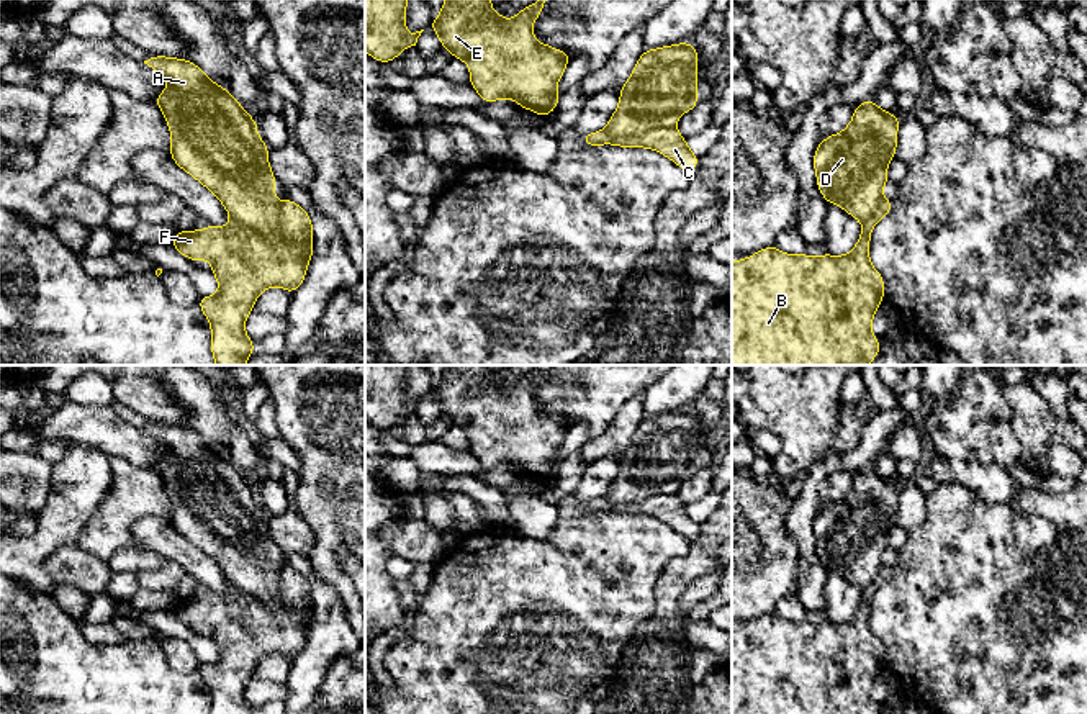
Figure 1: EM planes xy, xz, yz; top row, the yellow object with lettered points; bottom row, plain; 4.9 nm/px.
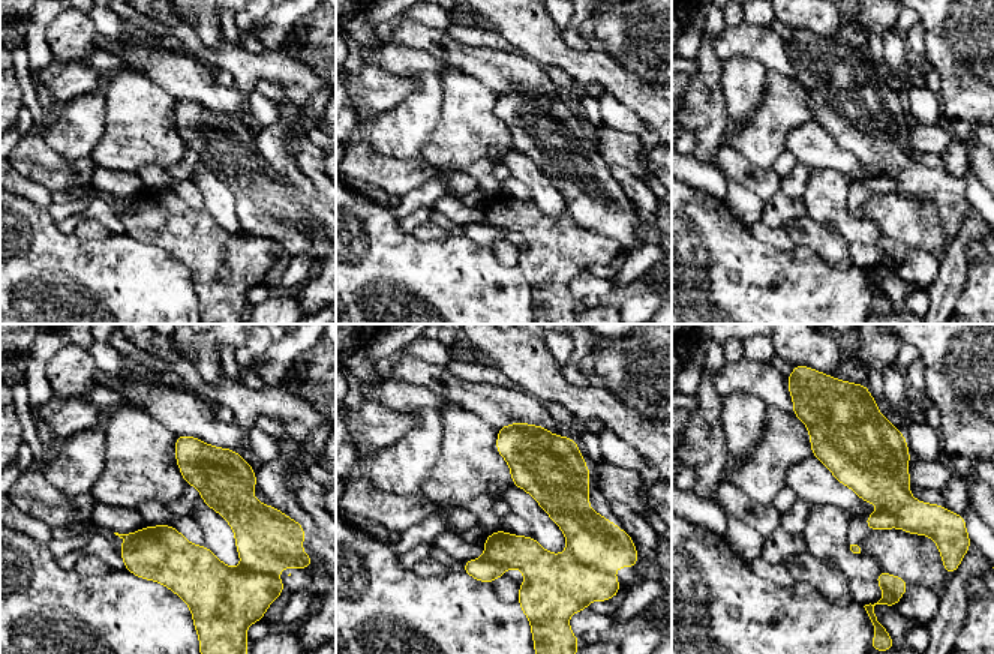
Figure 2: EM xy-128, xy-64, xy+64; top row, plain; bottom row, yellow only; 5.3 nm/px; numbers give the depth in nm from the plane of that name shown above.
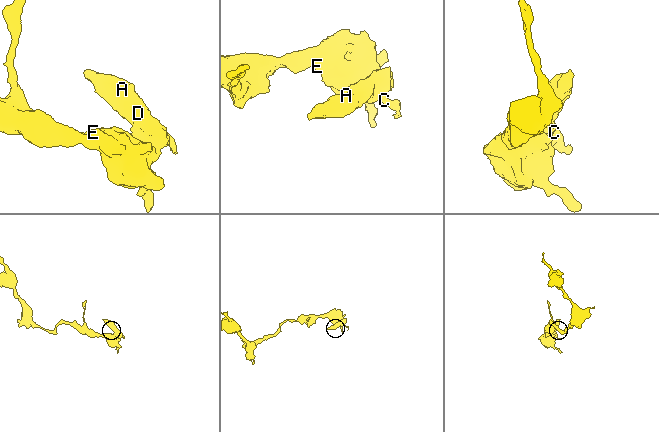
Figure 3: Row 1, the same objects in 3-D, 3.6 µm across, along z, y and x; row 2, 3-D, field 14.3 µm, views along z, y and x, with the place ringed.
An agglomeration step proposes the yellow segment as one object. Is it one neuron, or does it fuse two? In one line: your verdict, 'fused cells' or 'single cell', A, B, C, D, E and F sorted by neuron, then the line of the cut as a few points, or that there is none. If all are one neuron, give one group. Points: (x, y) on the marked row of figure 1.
fused cells; groups A D / B C E F; cut xy (231, 215), (274, 246), (280, 246), (285, 241)

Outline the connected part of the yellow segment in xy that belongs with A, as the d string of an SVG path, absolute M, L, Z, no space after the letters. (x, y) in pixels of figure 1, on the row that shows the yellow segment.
M156 54L144 64L169 80L167 88L152 102L169 124L172 160L213 192L234 219L257 231L267 244L282 246L285 236L275 200L277 177L267 159L270 147L259 138L255 120L192 61Z

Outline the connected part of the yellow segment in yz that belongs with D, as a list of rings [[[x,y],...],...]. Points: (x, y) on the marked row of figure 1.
[[[874,100],[855,106],[851,123],[838,134],[830,134],[814,152],[817,187],[825,201],[841,206],[848,215],[868,221],[876,211],[887,177],[887,164],[895,159],[900,120],[881,110]]]

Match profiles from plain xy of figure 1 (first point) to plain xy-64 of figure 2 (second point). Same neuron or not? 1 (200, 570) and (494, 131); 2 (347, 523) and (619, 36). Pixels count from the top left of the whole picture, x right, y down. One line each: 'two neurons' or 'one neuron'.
1: two neurons
2: one neuron

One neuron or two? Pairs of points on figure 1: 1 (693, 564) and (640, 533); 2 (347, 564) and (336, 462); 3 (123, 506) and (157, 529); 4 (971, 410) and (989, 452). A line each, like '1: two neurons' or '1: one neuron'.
1: two neurons
2: two neurons
3: two neurons
4: one neuron

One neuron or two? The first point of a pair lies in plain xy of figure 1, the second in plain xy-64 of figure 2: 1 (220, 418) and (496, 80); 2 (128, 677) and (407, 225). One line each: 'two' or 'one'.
1: two
2: two

